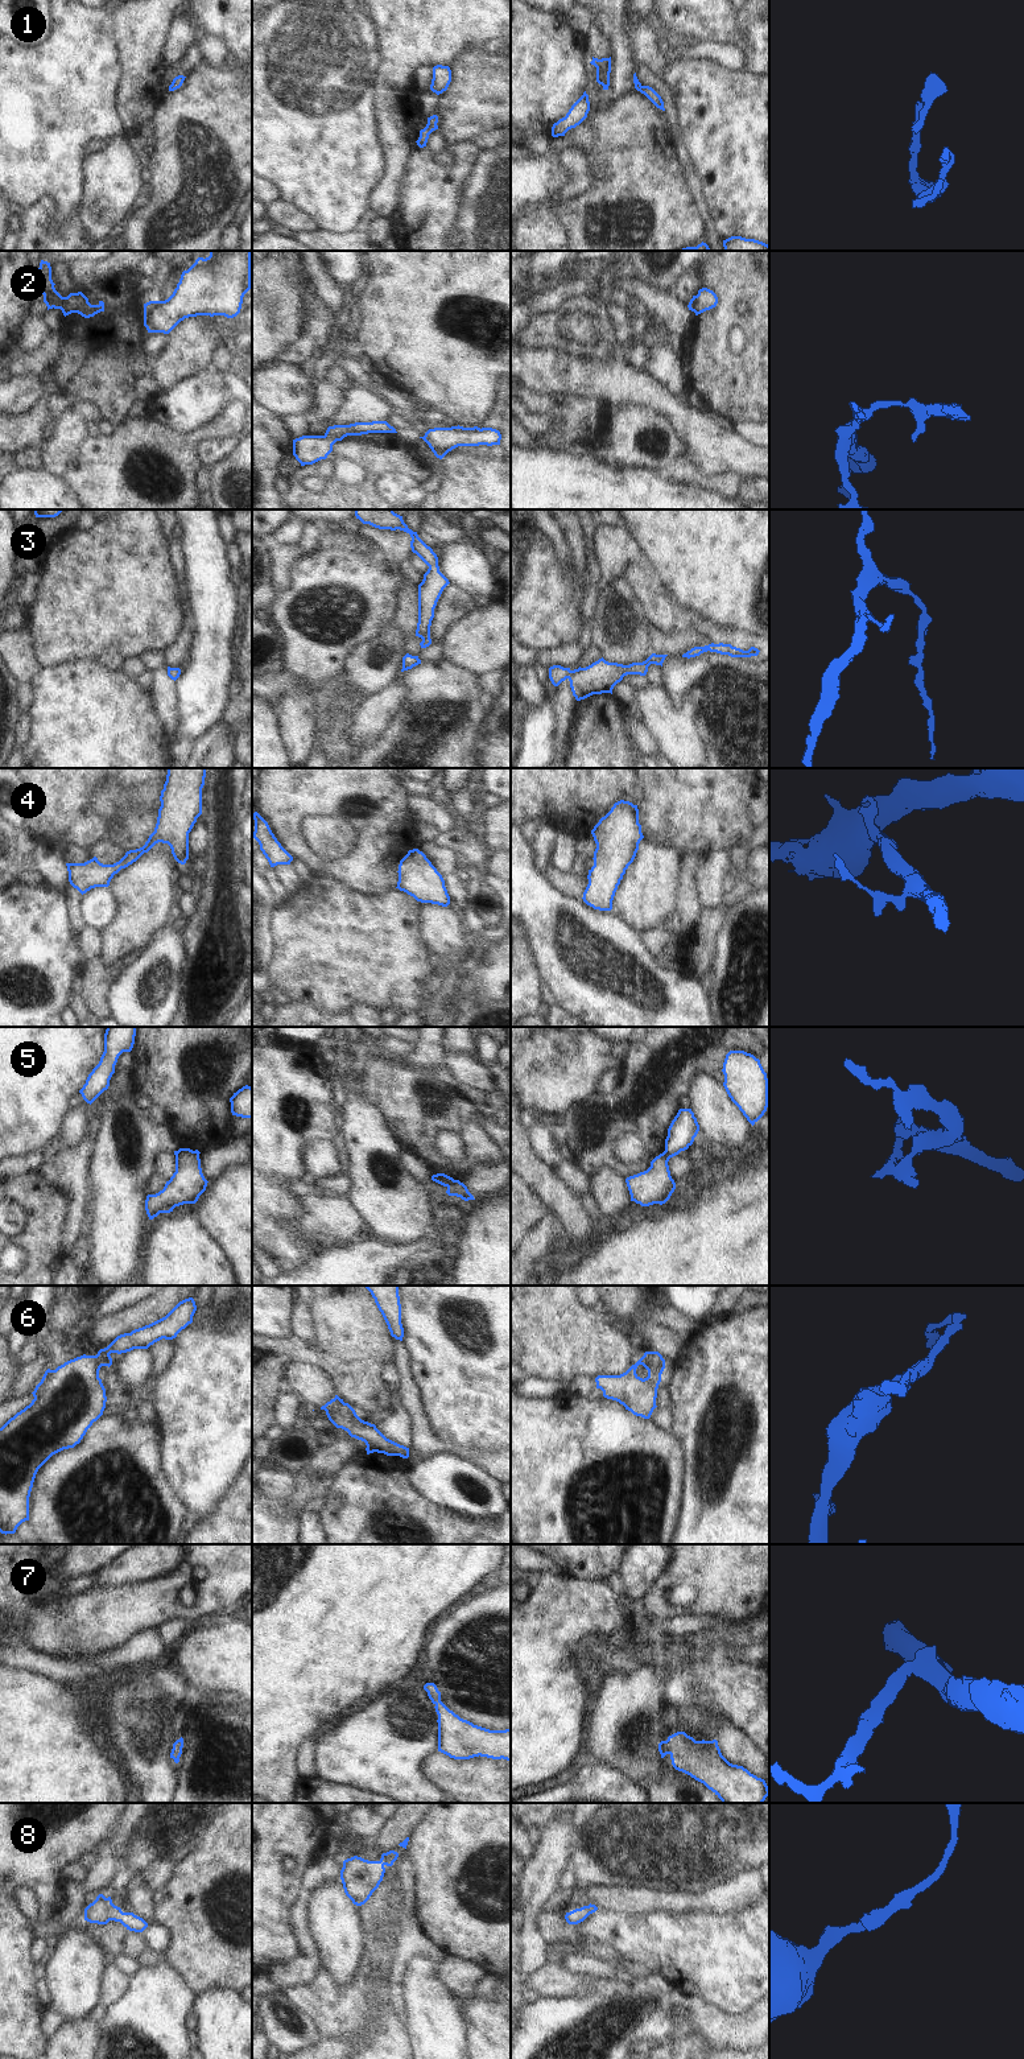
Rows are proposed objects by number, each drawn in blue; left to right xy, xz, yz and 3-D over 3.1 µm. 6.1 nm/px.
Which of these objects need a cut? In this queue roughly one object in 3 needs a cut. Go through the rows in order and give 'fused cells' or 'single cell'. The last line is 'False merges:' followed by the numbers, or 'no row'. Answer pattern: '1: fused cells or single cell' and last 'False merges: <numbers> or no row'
1: single cell
2: single cell
3: single cell
4: single cell
5: fused cells
6: single cell
7: single cell
8: single cell
False merges: 5

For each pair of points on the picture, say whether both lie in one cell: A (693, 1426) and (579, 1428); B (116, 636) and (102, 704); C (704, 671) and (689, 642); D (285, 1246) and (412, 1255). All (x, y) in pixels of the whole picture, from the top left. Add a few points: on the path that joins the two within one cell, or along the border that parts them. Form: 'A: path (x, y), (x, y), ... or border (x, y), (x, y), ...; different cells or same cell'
A: border (672, 1434), (681, 1445), (685, 1463); different cells
B: border (79, 660), (93, 660), (119, 669); different cells
C: border (668, 655), (681, 656); different cells
D: border (329, 1245), (322, 1250); different cells

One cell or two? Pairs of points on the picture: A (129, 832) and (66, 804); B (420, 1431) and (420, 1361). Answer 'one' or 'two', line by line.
A: one
B: two

